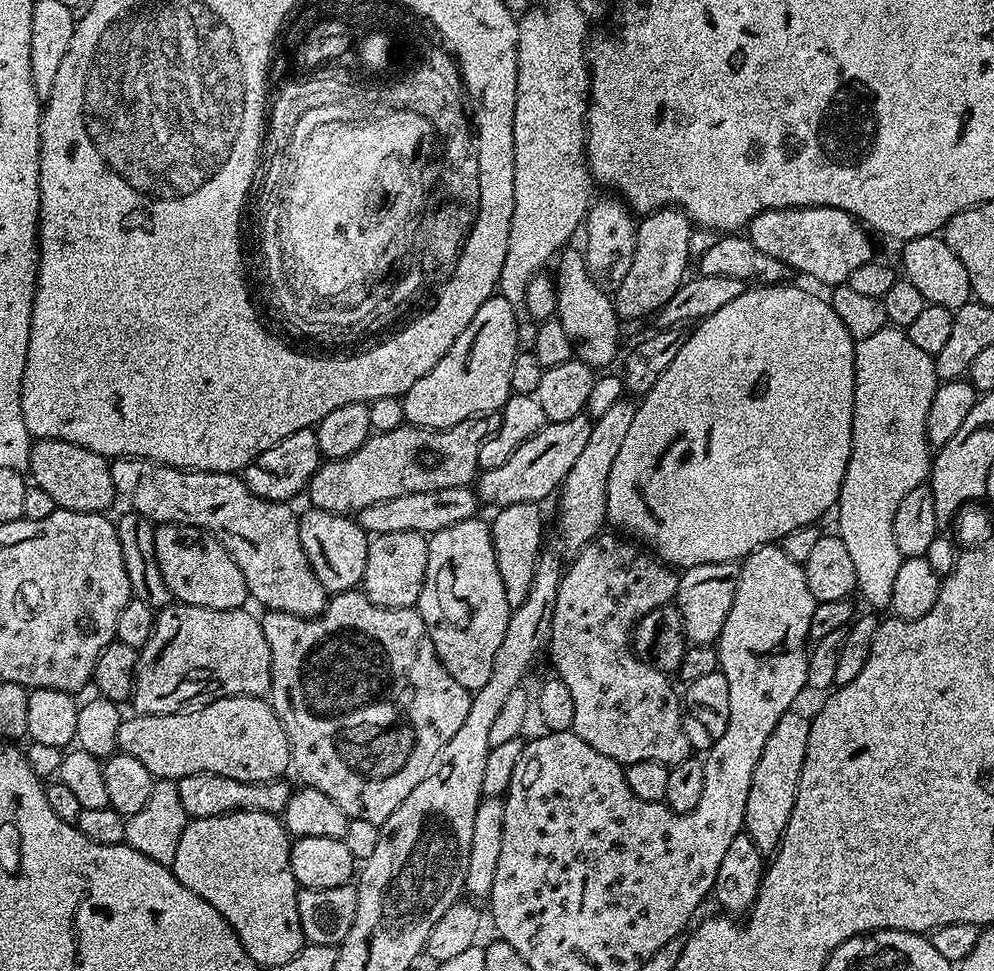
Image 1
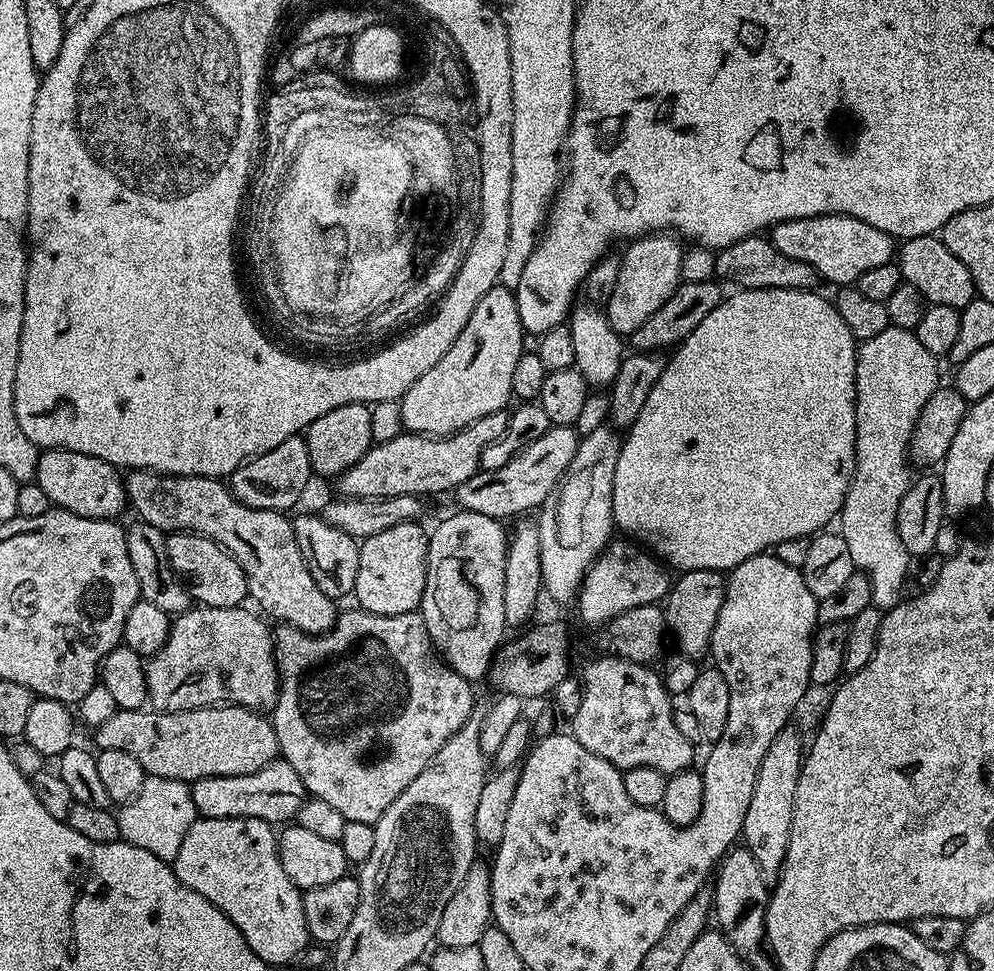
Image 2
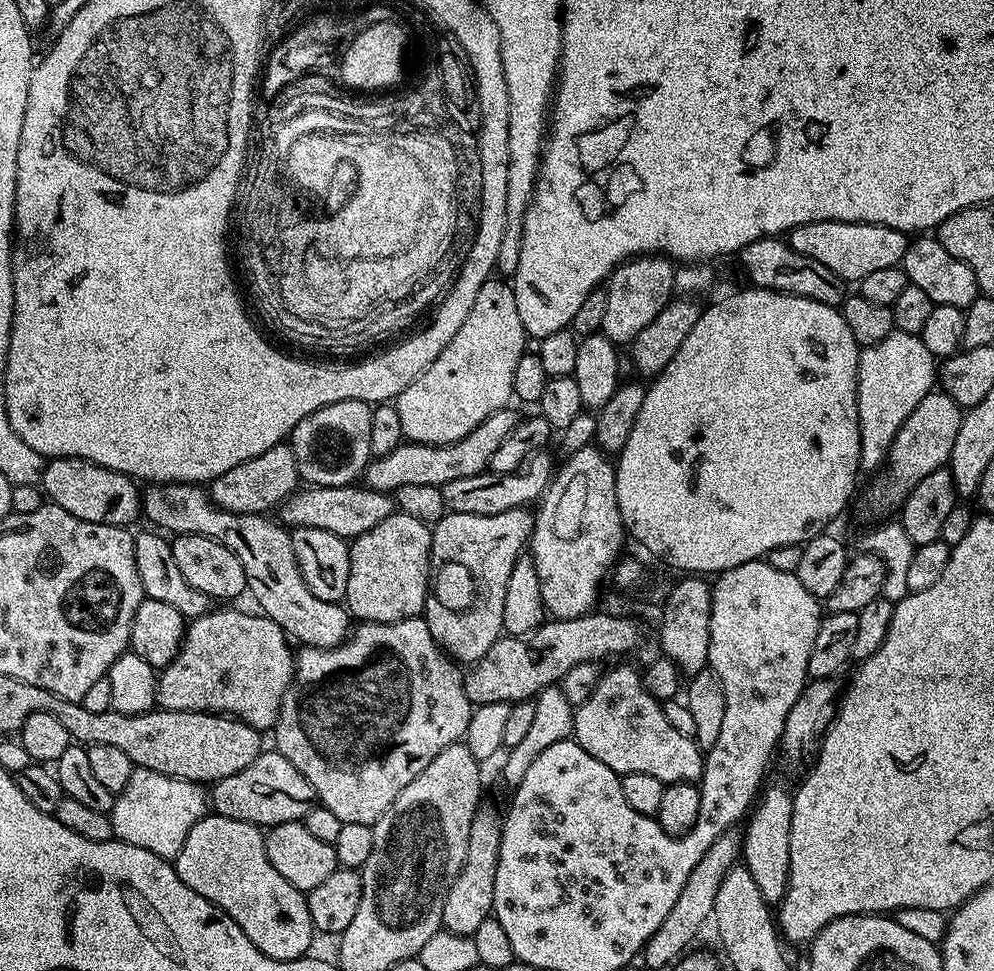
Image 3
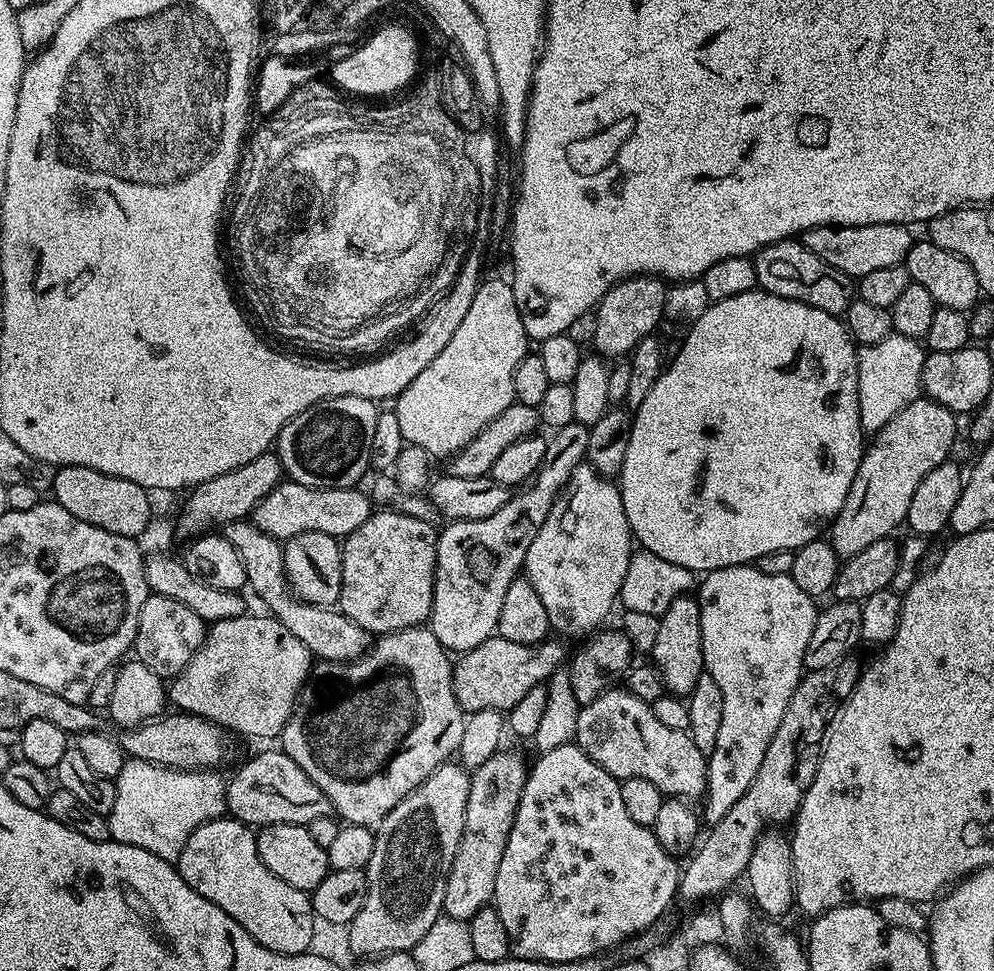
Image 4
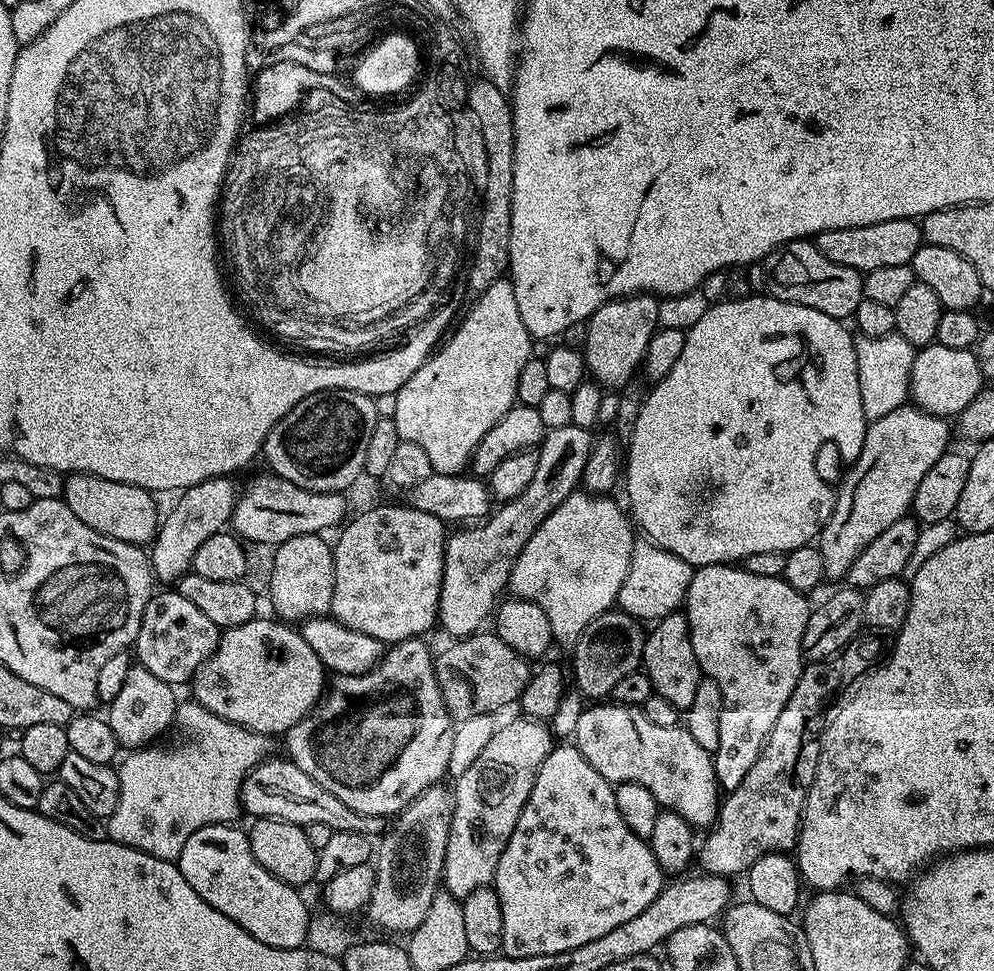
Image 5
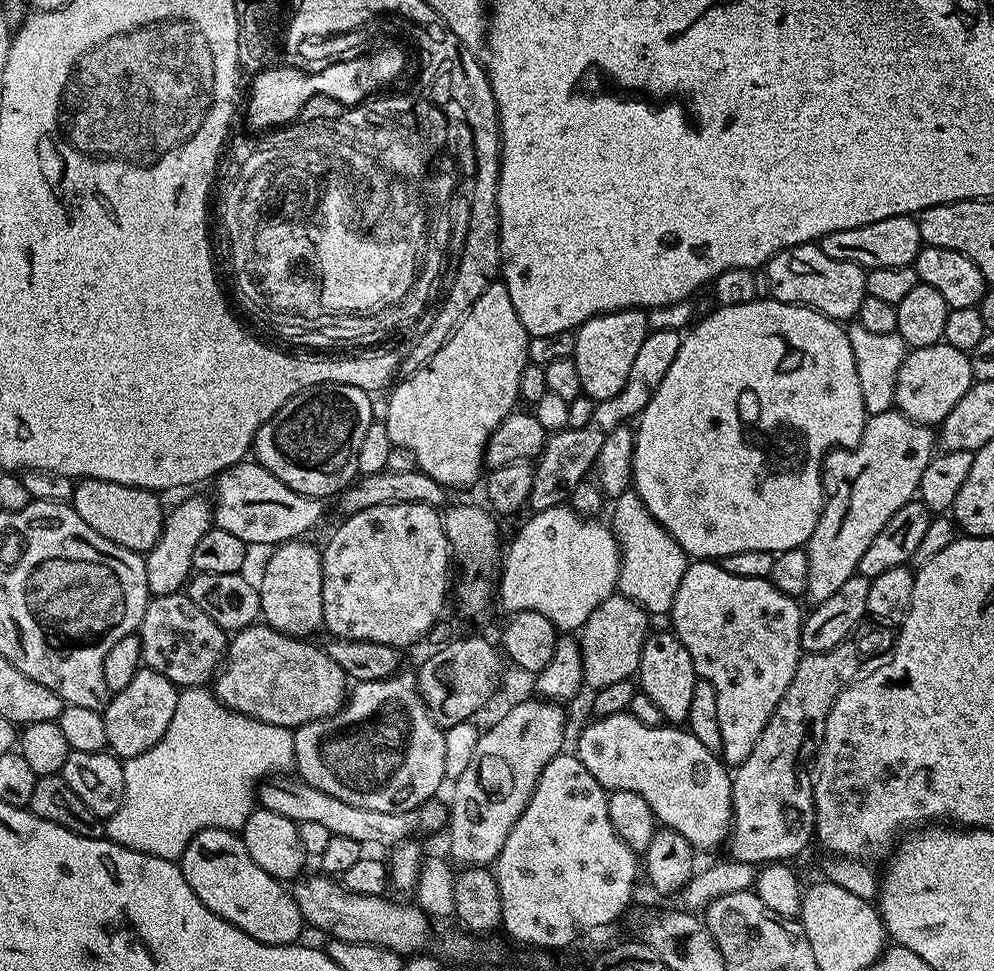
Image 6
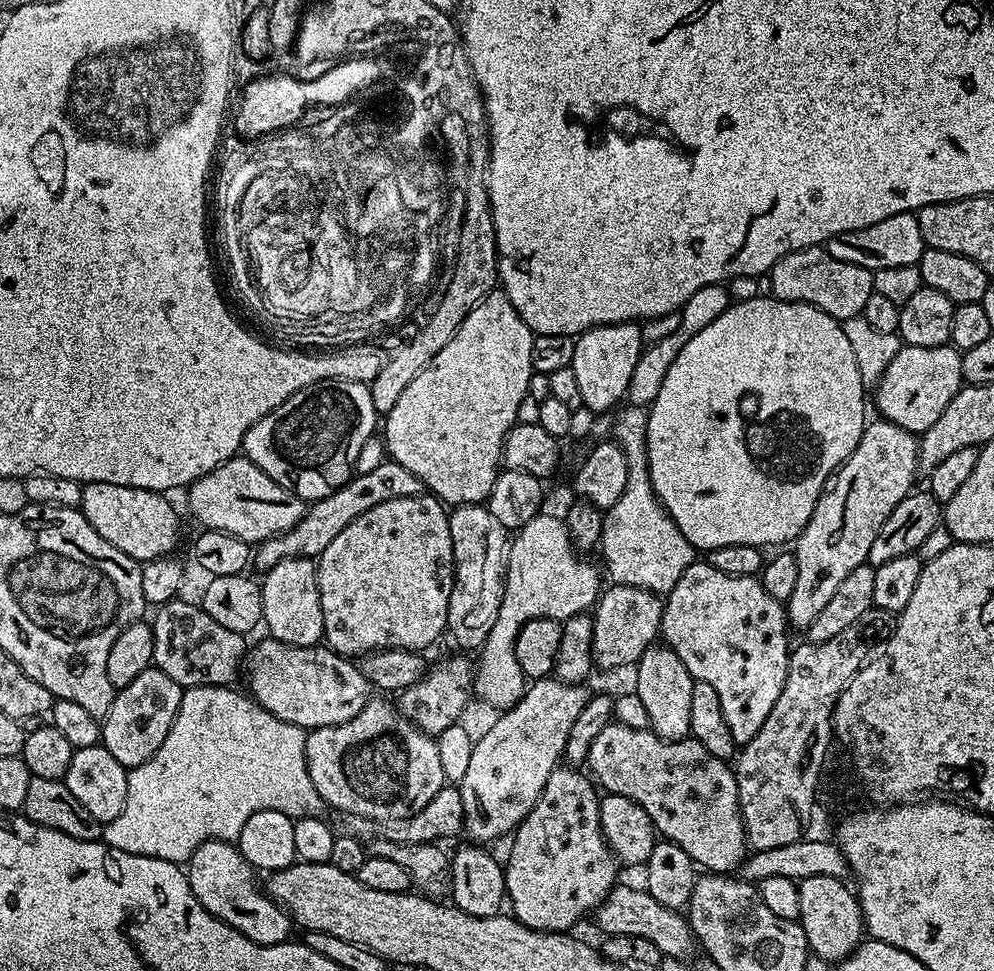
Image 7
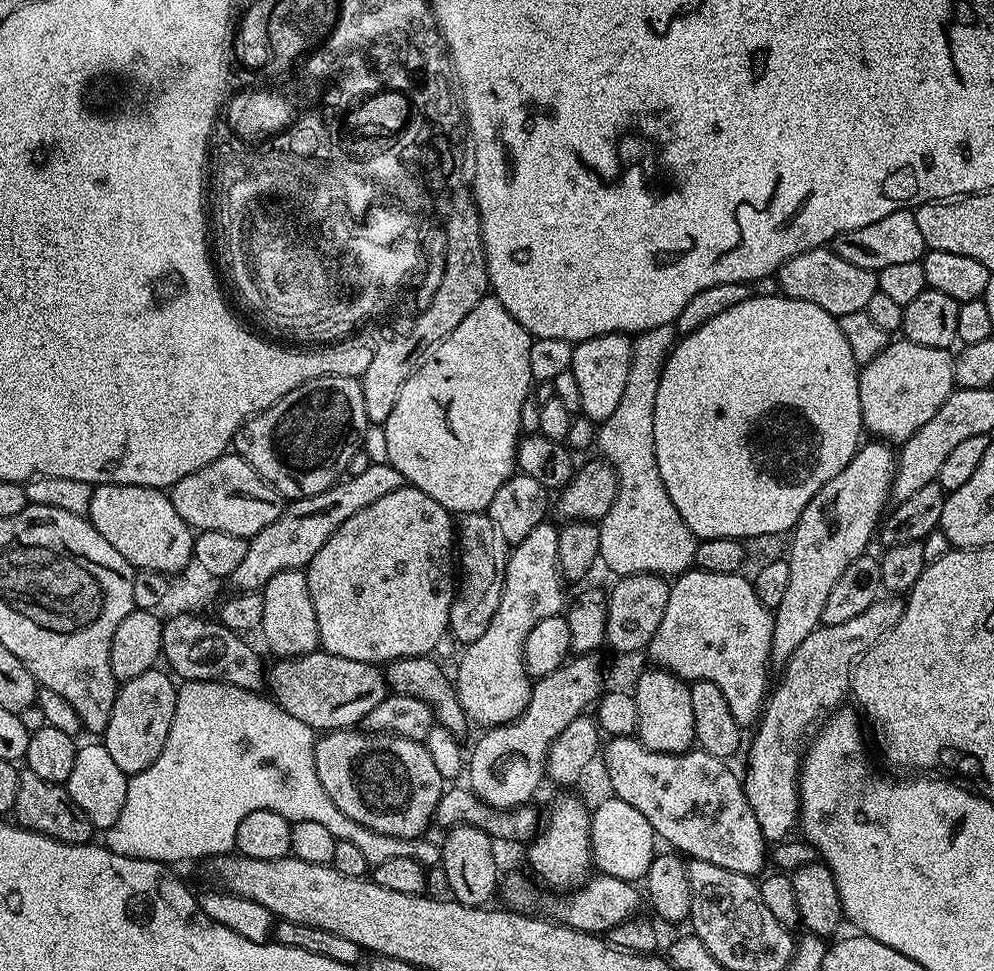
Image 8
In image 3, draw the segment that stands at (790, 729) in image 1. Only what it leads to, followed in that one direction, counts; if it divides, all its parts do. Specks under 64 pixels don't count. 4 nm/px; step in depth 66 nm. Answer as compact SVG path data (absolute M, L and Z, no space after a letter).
M782 785L765 787L759 793L742 831L742 863L750 870L762 898L770 906L779 905L786 894L790 874L790 826L793 793Z

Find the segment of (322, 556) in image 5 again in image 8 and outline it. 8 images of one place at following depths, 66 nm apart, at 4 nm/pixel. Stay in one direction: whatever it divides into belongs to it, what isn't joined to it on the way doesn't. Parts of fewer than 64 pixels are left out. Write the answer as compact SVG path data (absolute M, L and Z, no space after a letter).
M286 570L282 574L274 574L270 582L262 590L264 605L262 606L262 622L259 631L265 636L267 651L273 652L276 658L291 658L305 656L320 648L320 635L318 634L318 618L314 614L314 602L310 598L310 586L307 575L300 570Z

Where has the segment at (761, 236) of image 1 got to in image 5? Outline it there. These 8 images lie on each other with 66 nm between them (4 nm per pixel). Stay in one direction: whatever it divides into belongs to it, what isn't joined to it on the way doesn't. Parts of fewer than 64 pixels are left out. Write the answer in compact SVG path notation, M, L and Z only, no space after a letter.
M891 220L870 226L819 232L814 243L818 250L822 250L822 254L826 254L826 258L830 258L830 262L838 262L838 266L850 266L863 274L878 270L878 266L911 264L914 254L920 249L922 237L916 220Z

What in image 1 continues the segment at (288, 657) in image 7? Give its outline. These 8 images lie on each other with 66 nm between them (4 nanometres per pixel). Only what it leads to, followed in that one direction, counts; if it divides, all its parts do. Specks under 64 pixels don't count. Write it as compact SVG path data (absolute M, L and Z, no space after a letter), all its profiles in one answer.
M179 602L155 613L148 640L138 649L136 671L132 677L130 704L140 714L174 714L200 708L227 696L267 697L272 690L270 678L270 645L262 634L259 619L244 608L214 610Z

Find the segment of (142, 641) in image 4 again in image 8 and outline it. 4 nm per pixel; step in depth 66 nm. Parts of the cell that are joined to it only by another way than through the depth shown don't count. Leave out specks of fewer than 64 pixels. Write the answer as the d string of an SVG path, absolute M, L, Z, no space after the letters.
M186 613L164 623L161 655L171 673L181 681L222 681L239 689L263 693L267 687L267 673L261 653L254 651L243 635L229 630L219 621L198 616Z

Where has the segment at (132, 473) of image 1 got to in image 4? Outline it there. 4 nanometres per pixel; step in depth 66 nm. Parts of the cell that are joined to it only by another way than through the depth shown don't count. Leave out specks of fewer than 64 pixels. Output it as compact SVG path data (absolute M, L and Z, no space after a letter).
M237 522L223 525L222 534L238 550L242 566L246 566L247 587L256 591L256 596L265 604L267 611L275 616L306 650L312 652L317 661L333 664L356 660L365 655L370 647L370 634L358 626L335 607L323 608L308 604L293 596L288 585L288 575L284 569L284 546L270 534L258 530L254 522Z

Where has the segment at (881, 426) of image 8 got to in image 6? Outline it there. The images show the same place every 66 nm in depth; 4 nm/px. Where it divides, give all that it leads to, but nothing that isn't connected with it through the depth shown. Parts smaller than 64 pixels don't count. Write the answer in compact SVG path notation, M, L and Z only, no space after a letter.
M943 342L925 348L913 348L905 355L898 370L895 407L914 422L939 426L943 424L946 414L950 414L950 410L962 402L973 383L967 352L954 350L954 346Z

